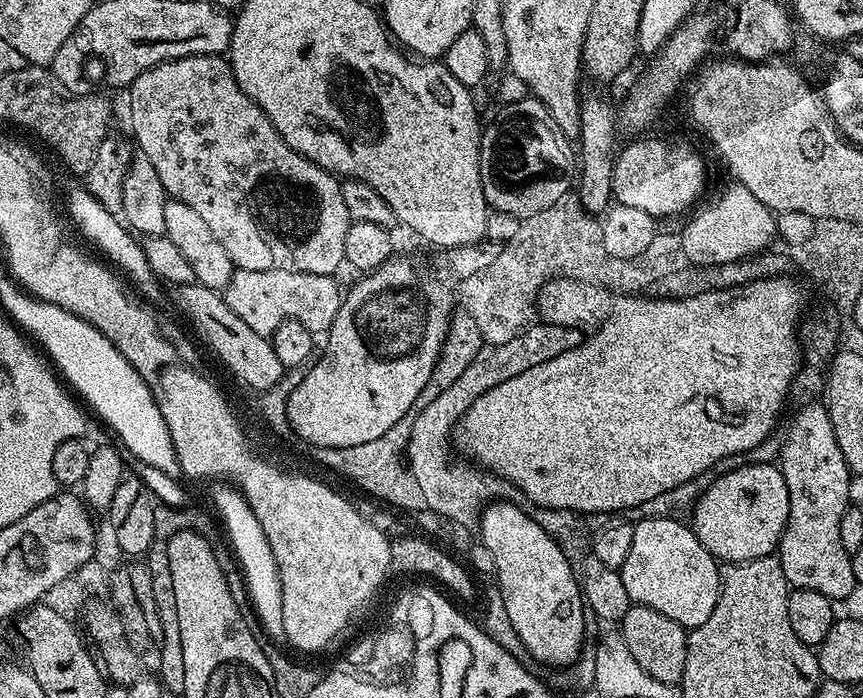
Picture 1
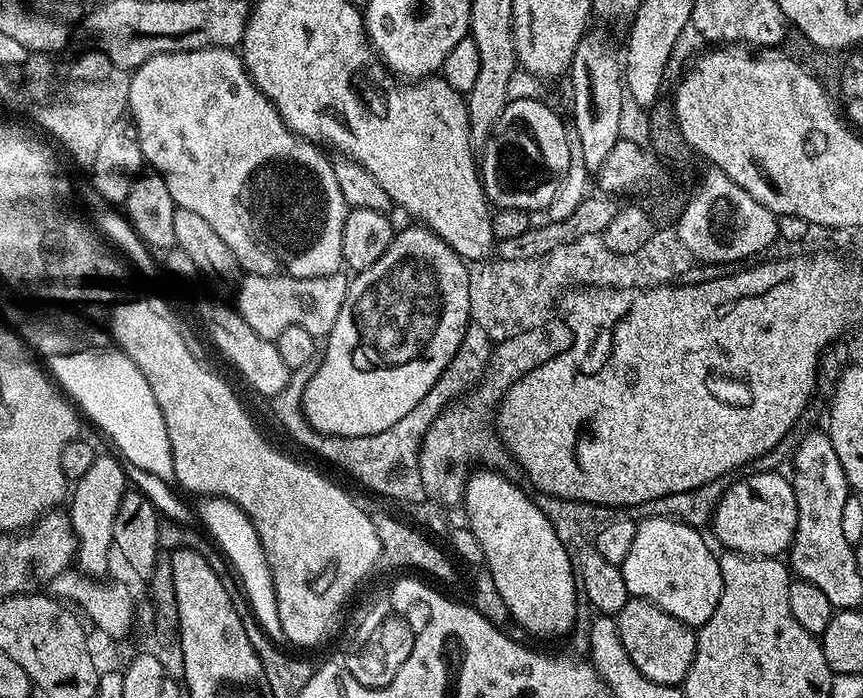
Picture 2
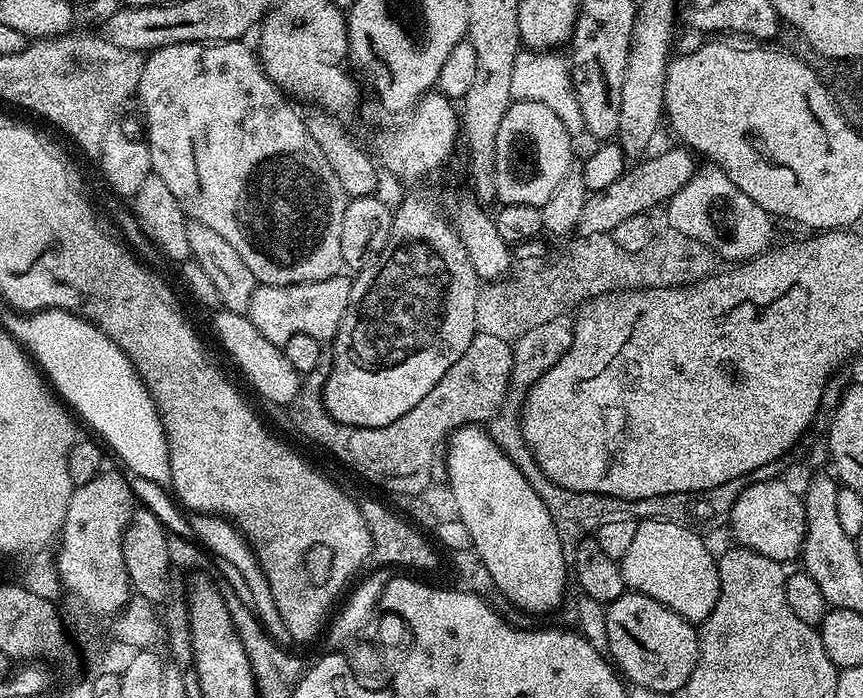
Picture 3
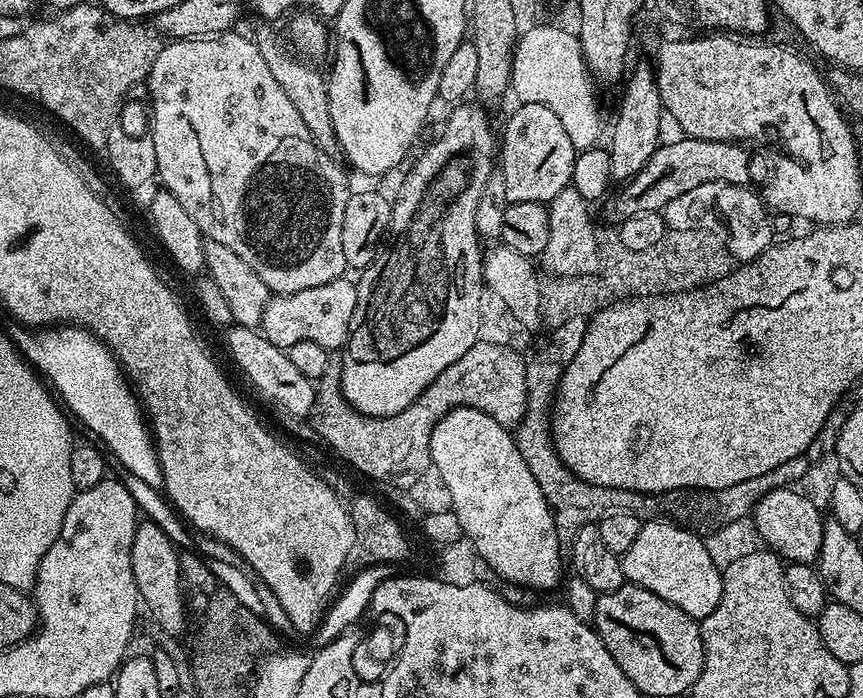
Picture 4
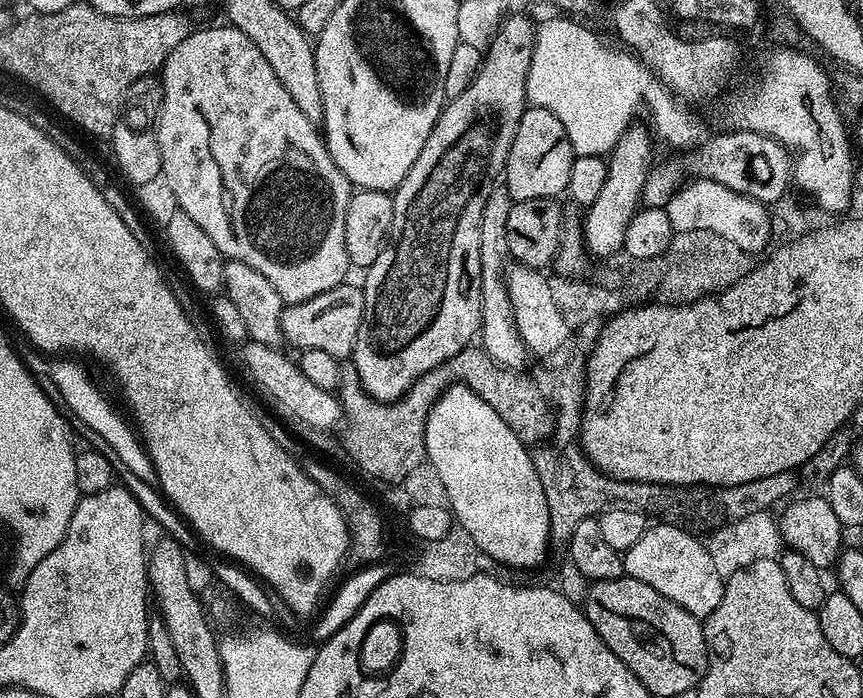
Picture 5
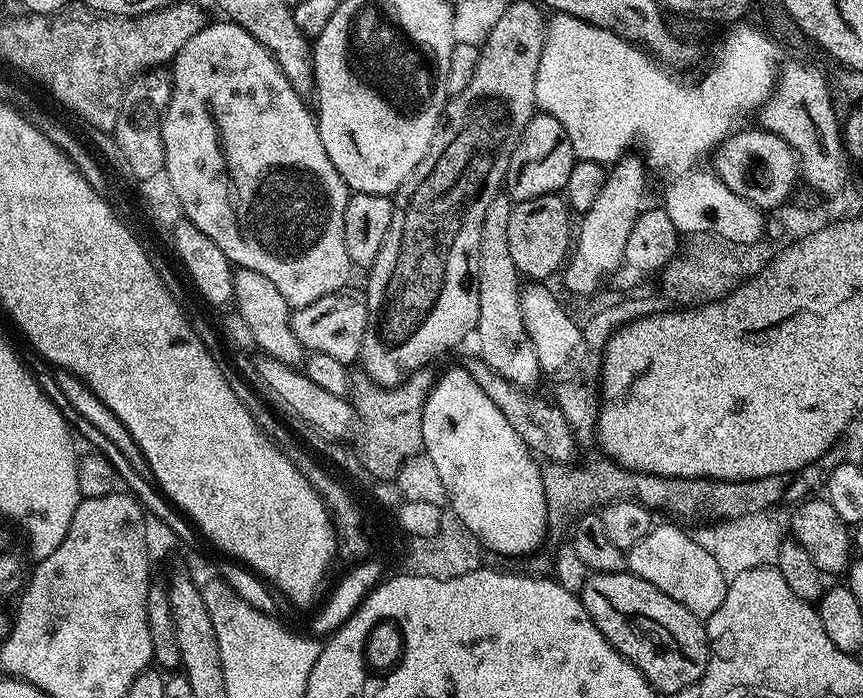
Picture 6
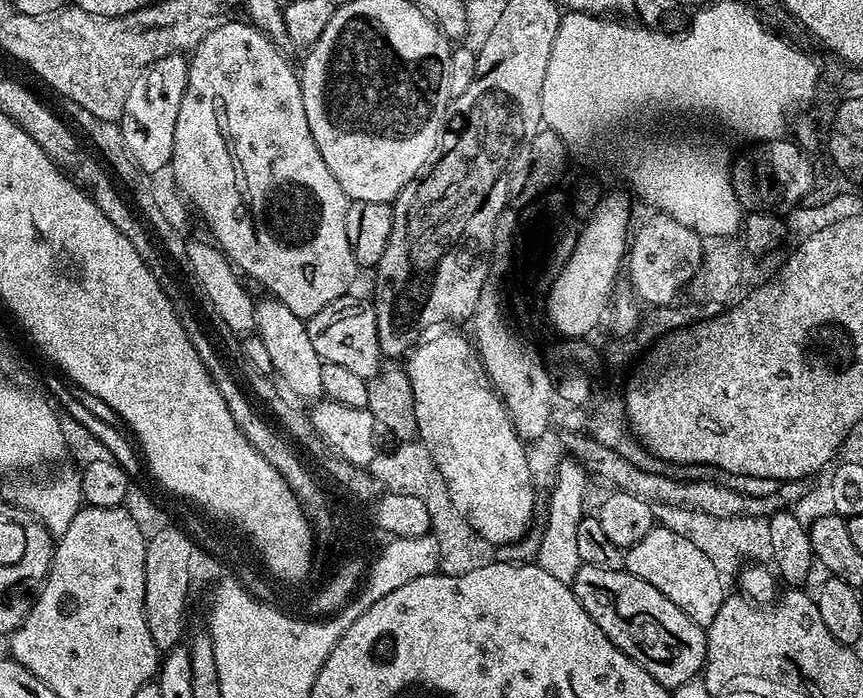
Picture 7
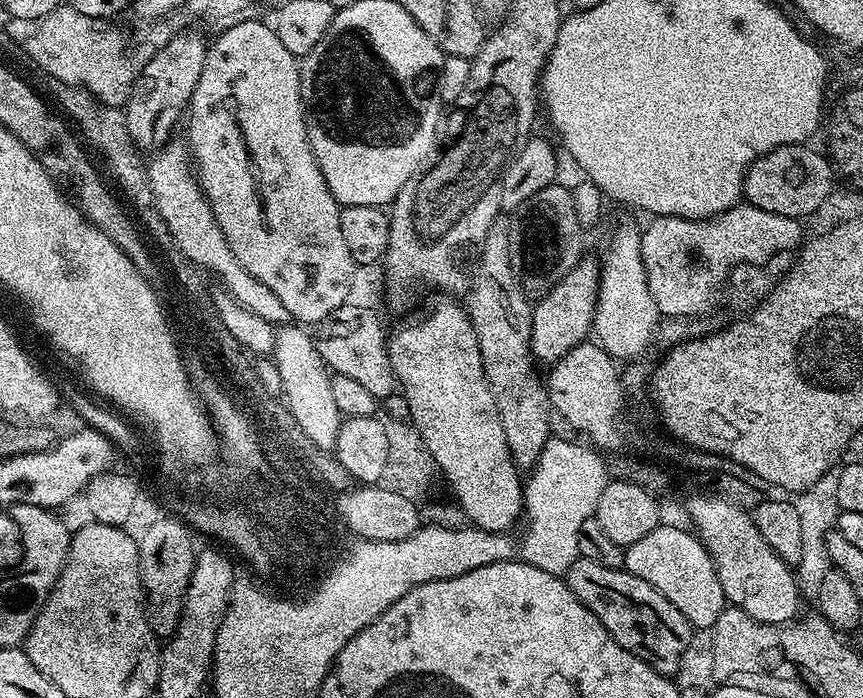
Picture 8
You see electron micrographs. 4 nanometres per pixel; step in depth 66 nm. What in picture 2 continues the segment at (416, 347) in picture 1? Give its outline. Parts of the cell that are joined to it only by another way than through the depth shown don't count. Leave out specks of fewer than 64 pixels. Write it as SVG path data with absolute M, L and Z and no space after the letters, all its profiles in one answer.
M423 226L412 227L416 228L404 228L401 232L399 229L393 235L386 254L382 254L382 258L378 258L378 262L374 262L374 266L355 273L349 279L346 302L342 302L342 310L338 310L338 318L331 330L328 331L326 337L328 345L325 348L323 345L322 348L321 366L318 367L318 372L314 374L314 378L310 379L302 398L302 406L308 424L324 436L362 438L363 436L389 432L397 424L405 423L408 420L410 410L414 410L414 406L418 406L418 402L422 398L426 398L430 386L434 386L434 382L438 382L438 378L444 373L446 366L454 358L454 354L458 354L458 346L462 346L462 338L470 323L470 319L465 315L467 312L467 290L470 288L471 282L469 265L450 245L442 242L442 238L438 238L438 234L434 234Z

